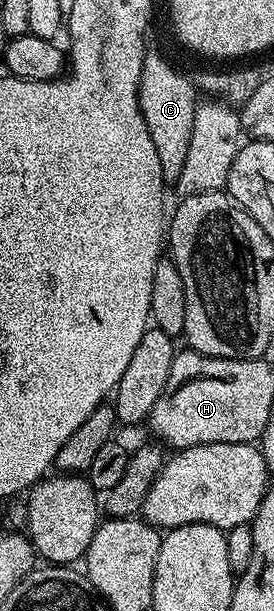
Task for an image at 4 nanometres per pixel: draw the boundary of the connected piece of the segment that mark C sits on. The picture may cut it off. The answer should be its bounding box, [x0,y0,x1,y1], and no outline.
[138,49,197,183]

